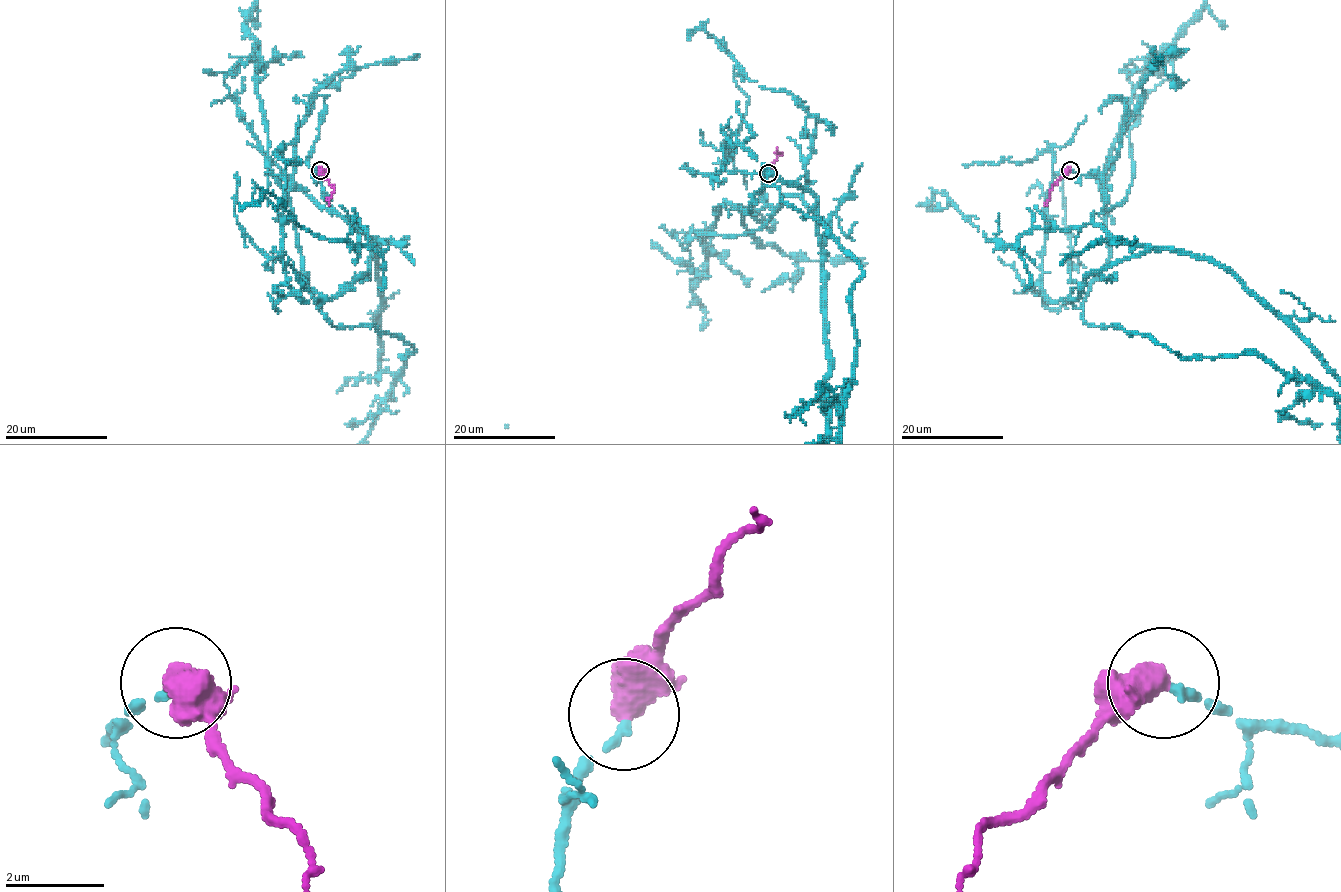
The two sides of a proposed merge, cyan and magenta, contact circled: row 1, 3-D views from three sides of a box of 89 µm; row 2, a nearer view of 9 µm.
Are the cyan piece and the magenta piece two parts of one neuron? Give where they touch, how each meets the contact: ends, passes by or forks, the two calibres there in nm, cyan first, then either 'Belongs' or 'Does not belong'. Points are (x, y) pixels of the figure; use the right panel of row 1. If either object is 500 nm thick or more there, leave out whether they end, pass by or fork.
Place: (1070, 170). Thickness 170 nm (cyan) against 700 nm. Belongs

